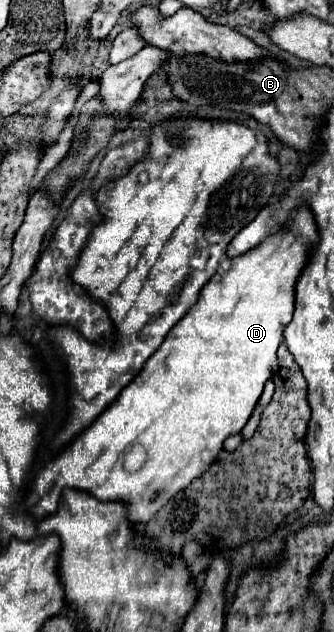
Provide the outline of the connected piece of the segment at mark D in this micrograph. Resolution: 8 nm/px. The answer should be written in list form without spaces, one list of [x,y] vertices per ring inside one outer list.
[[[300,206],[294,210],[292,222],[276,236],[266,238],[264,244],[258,244],[254,250],[236,258],[224,256],[216,274],[200,290],[198,302],[170,330],[140,374],[34,478],[26,500],[30,514],[36,518],[52,514],[62,490],[78,488],[104,502],[116,498],[126,500],[130,508],[130,522],[140,526],[146,524],[174,494],[204,474],[222,450],[224,440],[244,428],[266,380],[272,378],[278,368],[276,350],[284,340],[284,328],[290,324],[294,314],[294,284],[308,260],[310,248],[316,242],[318,234],[314,216],[306,206]]]

